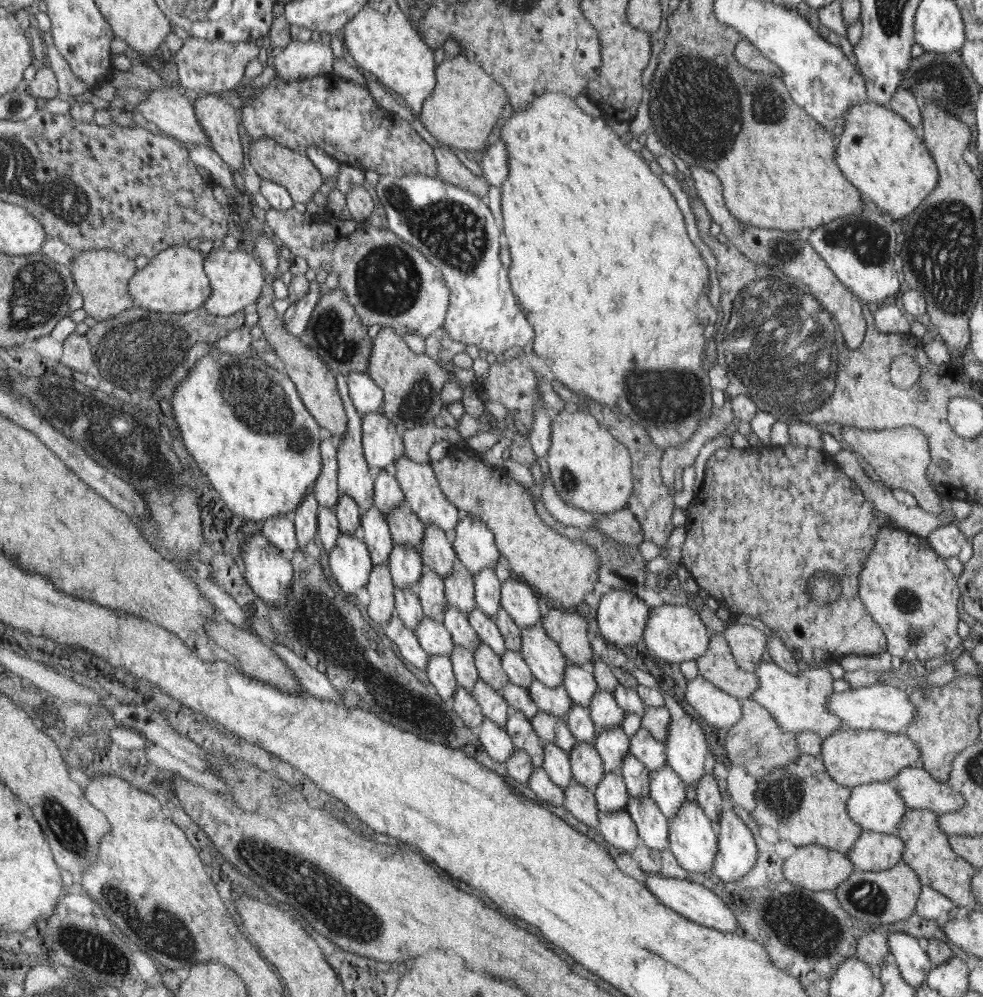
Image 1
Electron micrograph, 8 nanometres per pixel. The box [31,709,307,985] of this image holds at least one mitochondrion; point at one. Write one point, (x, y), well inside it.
(156, 929)

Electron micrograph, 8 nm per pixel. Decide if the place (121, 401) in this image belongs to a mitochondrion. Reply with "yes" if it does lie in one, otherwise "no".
yes

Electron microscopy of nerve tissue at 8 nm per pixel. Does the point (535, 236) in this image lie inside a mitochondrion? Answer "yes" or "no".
no

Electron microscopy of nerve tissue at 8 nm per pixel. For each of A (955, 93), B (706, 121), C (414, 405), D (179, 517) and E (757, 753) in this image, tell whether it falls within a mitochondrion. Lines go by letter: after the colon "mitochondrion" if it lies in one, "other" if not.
A: mitochondrion
B: mitochondrion
C: mitochondrion
D: mitochondrion
E: mitochondrion

